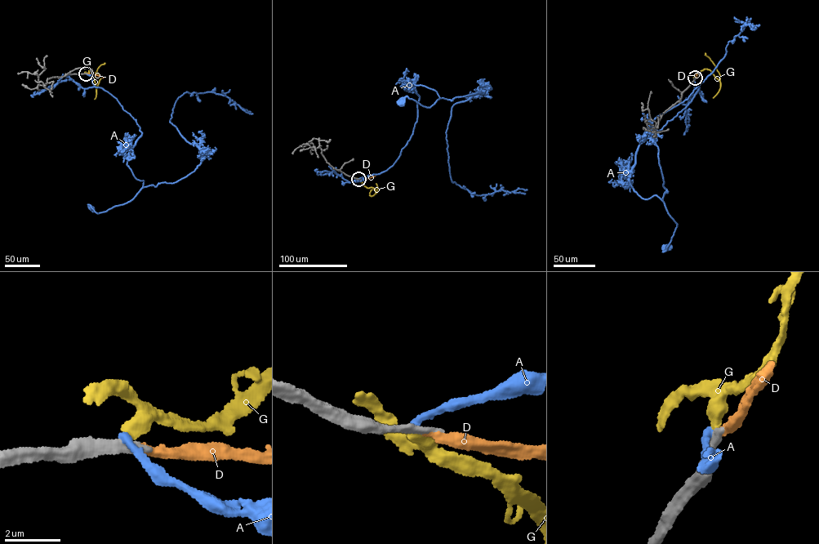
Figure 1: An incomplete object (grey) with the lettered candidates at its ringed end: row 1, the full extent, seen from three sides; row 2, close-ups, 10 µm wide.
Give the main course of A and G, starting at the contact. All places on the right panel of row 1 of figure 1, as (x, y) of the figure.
A: (695, 78), (694, 96), (639, 144), (629, 177), (638, 195), (660, 198), (676, 223), (663, 251), (667, 246)
G: (695, 78), (697, 73), (707, 69), (719, 80), (716, 68), (705, 53)

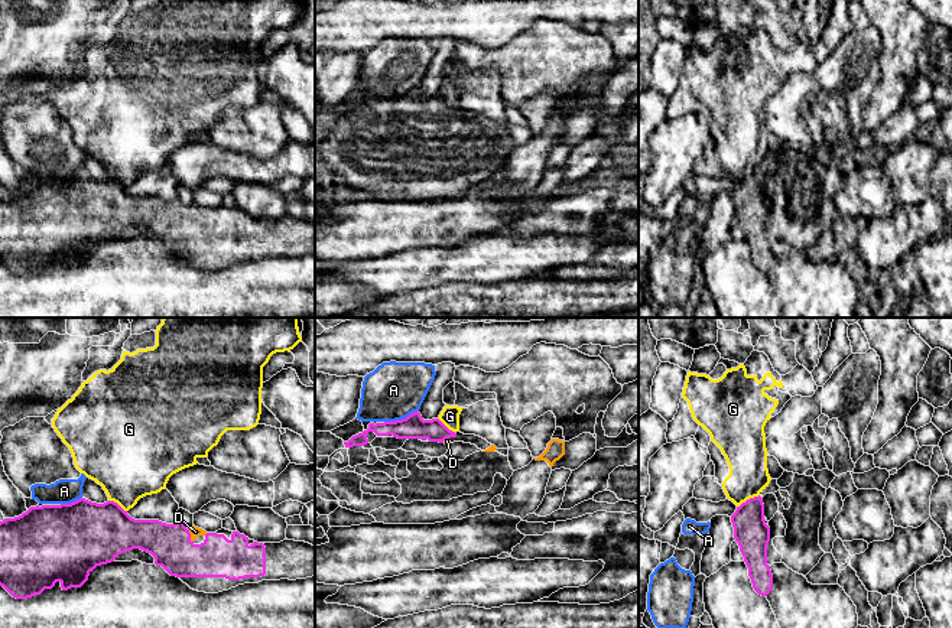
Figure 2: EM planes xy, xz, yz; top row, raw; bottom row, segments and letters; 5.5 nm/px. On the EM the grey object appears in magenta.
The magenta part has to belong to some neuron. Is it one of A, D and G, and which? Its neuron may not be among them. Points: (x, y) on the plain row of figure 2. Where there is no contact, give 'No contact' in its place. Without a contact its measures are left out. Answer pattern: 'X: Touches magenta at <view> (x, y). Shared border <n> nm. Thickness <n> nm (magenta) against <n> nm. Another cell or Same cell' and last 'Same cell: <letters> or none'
A: Touches magenta at xz (402, 96). Shared border 200 nm. Thickness 140 nm (magenta) against 320 nm. Another cell
D: Touches magenta at xy (189, 212). Shared border 90 nm. Thickness 240 nm (magenta) against 60 nm. Same cell
G: Touches magenta at yz (747, 176). Shared border 150 nm. Thickness 200 nm (magenta) against 220 nm. Another cell
Same cell: D

